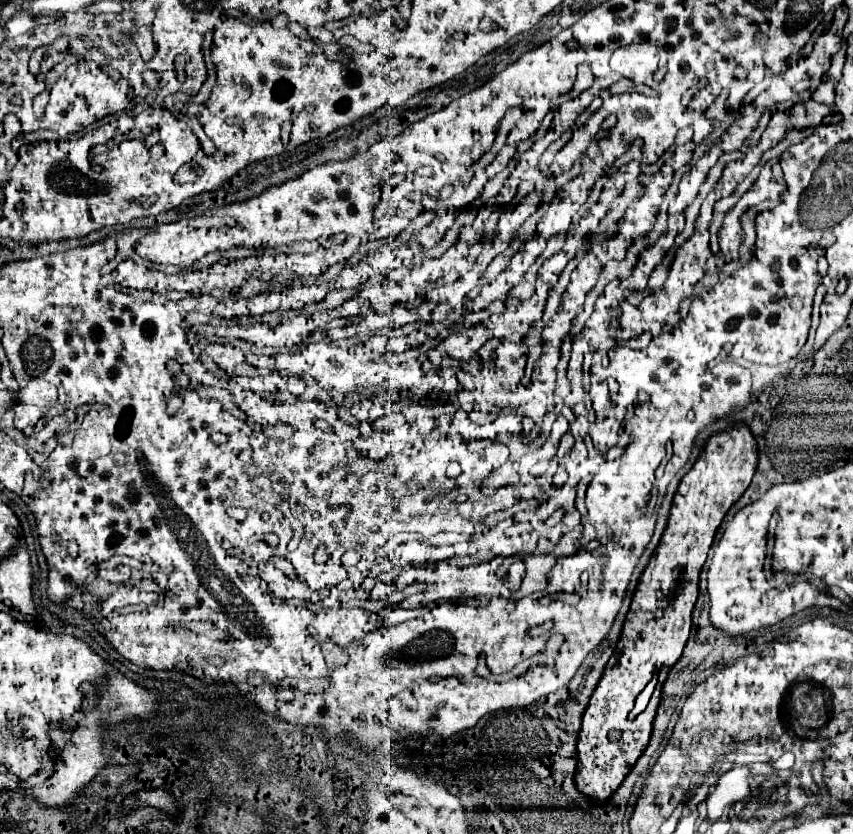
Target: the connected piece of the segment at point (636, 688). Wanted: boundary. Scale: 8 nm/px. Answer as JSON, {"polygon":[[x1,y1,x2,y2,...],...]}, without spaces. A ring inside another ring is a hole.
{"polygon":[[735,426,709,438,705,452,679,484,679,490,673,498,669,524,639,578,615,654,607,662,607,668,583,714,577,742,579,762,575,784,583,794,595,798,597,802,605,802,607,796,611,796,619,788,627,772,635,766,649,744,663,682,669,670,681,658,681,652,689,638,691,612,699,594,699,572,707,560,719,524,723,522,729,508,749,488,755,466,757,444,751,432,747,426],[655,672,657,686,647,708,637,714,635,720,629,720,635,698,645,690],[611,730,619,730,621,738,611,742,607,738]]}

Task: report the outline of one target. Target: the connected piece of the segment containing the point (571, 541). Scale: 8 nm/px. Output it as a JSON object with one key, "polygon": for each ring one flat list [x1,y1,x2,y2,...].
{"polygon":[[579,524,569,532,568,534,563,535,559,540,559,554,556,555,556,558,560,556,571,556,576,553,575,539,581,538,582,536,582,524]]}

